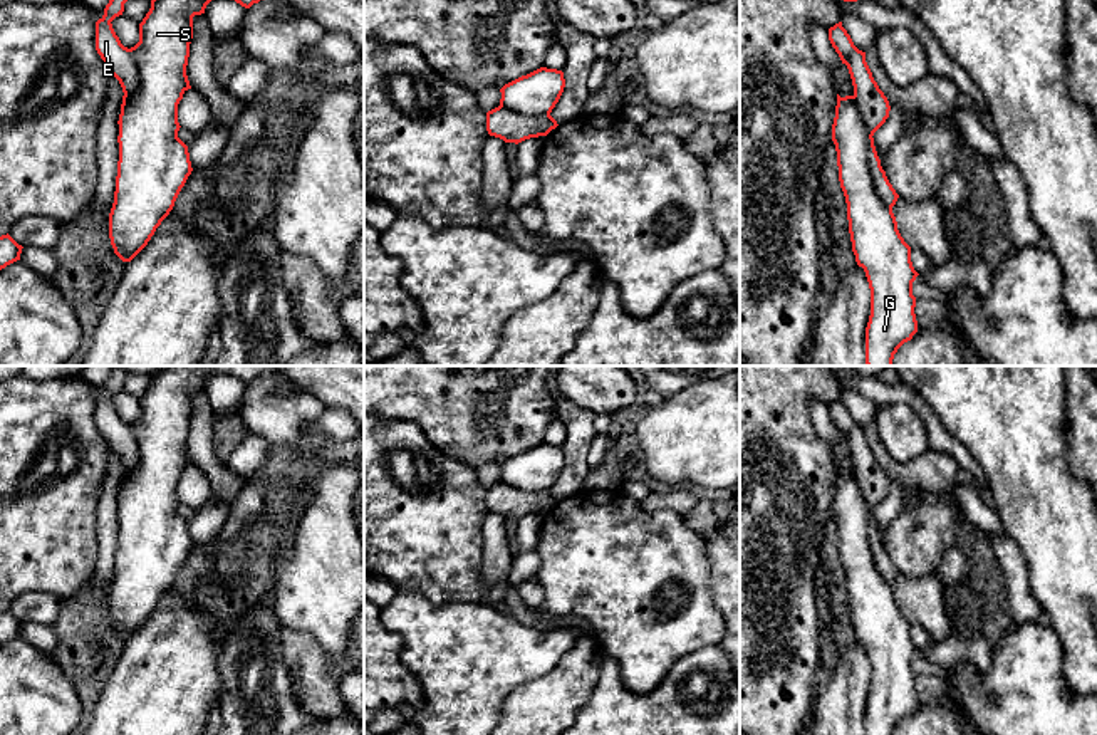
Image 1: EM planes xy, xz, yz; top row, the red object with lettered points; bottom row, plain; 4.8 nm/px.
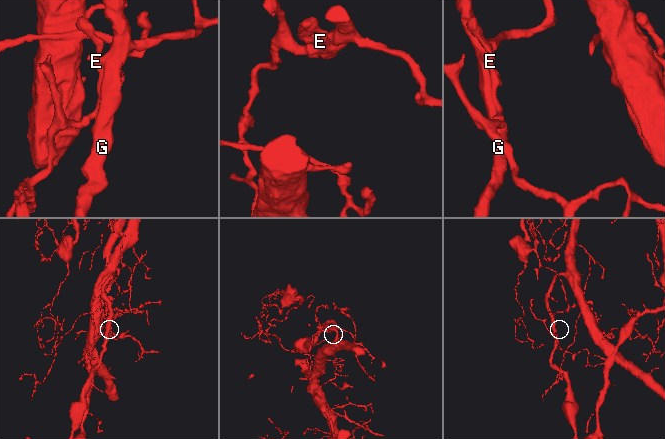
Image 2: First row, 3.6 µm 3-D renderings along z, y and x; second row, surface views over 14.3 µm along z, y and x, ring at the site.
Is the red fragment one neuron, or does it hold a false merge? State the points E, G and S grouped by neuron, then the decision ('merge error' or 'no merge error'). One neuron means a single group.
groups E / G S; merge error

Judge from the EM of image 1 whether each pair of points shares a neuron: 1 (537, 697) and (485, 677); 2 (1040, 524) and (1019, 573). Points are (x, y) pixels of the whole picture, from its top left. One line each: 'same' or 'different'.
1: different
2: different

